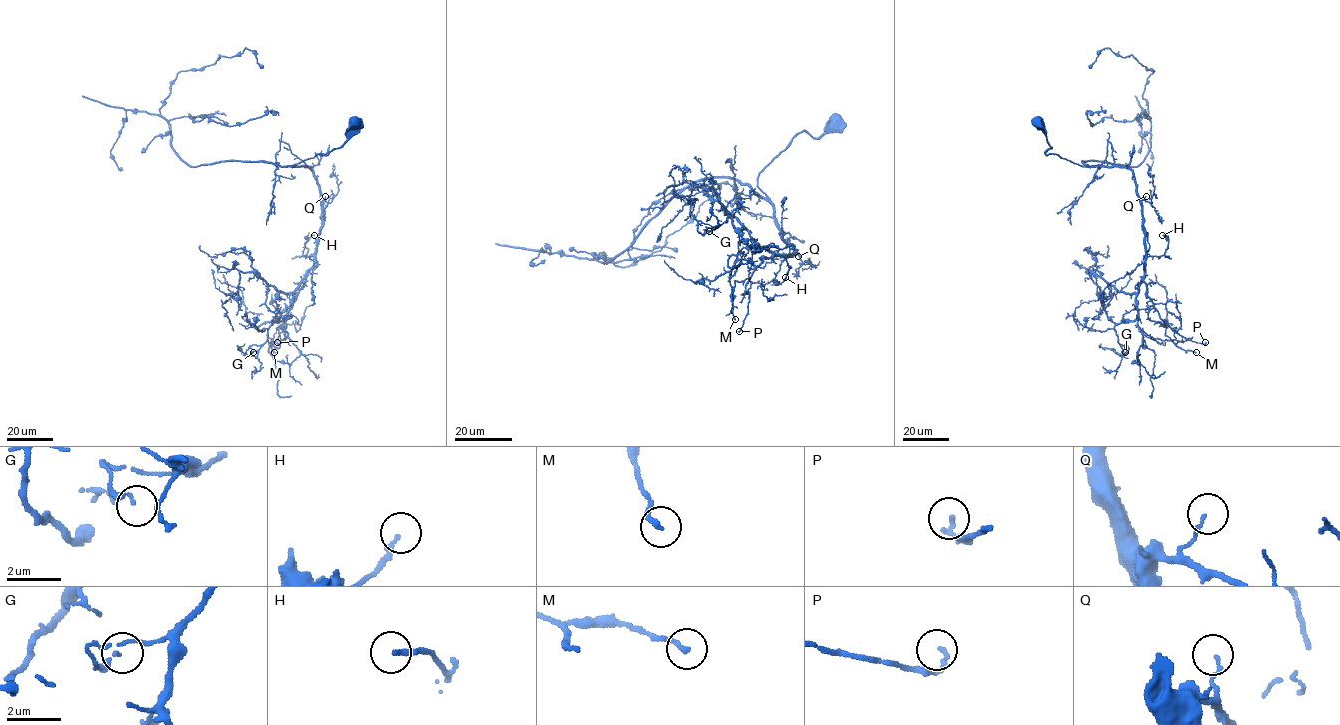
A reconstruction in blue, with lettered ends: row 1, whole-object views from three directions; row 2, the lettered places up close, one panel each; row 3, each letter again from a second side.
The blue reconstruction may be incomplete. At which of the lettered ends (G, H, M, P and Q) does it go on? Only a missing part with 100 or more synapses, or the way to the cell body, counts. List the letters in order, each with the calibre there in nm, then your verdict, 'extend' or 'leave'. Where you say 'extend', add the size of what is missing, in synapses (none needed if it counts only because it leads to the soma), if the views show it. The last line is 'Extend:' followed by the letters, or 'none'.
G: 130 nm | leave
H: 200 nm | leave
M: 180 nm | leave
P: 160 nm | leave
Q: 110 nm | leave
Extend: none

